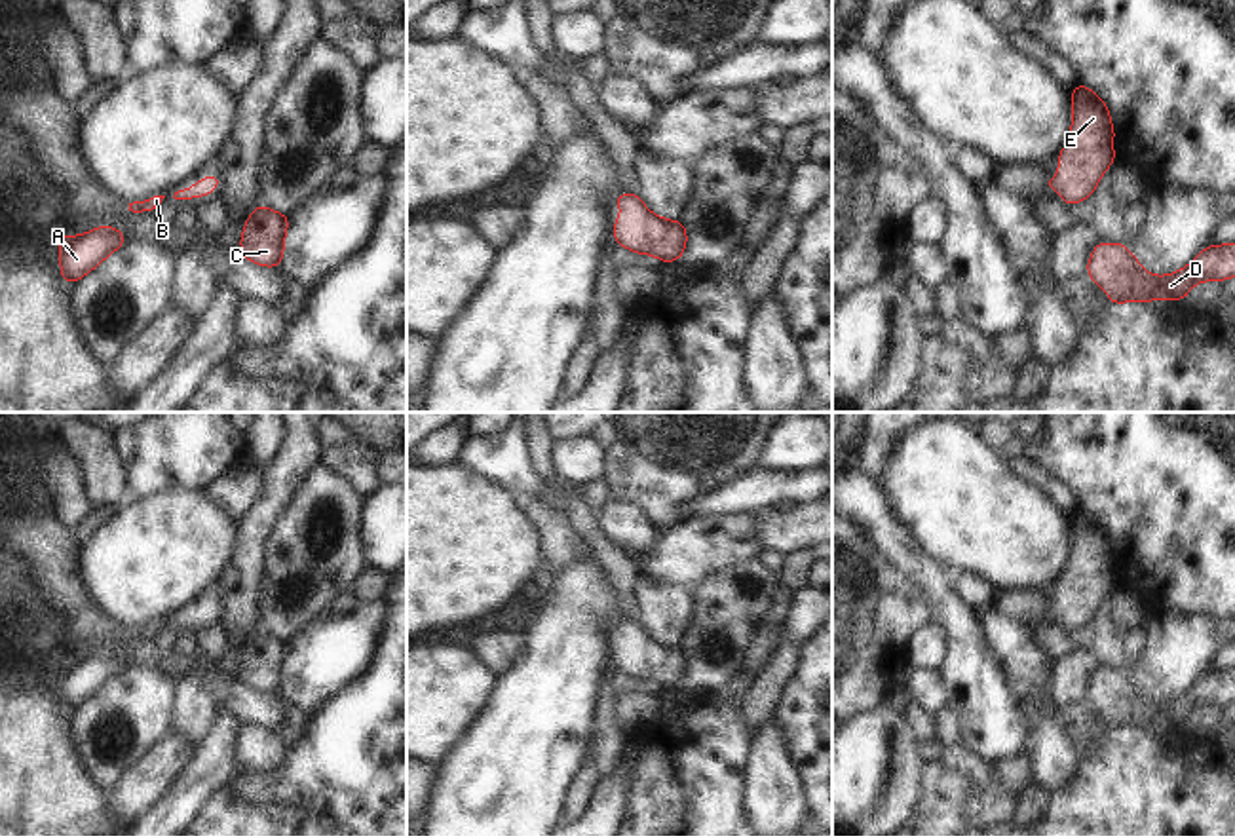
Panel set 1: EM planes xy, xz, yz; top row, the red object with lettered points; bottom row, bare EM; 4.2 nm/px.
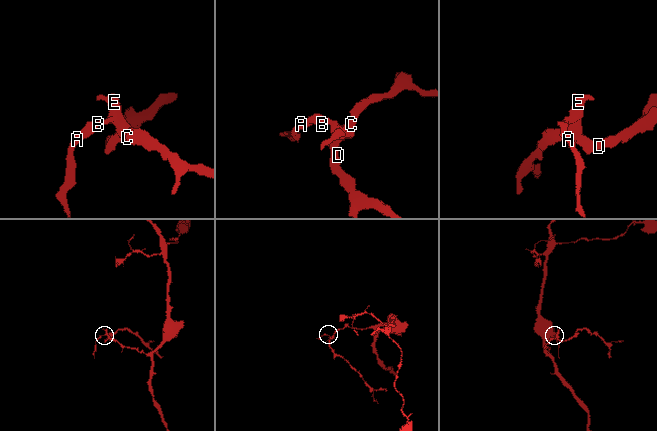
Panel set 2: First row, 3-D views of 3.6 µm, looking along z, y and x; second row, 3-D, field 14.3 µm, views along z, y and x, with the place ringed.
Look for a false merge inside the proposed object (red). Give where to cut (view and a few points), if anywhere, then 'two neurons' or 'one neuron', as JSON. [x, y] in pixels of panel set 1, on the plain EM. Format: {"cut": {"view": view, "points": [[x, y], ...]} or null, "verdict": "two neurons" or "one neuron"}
{"cut": null, "verdict": "one neuron"}

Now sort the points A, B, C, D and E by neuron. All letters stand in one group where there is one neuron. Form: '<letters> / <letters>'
A B C D E

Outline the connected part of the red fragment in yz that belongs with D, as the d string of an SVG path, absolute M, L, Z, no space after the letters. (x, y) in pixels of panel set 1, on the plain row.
M1100 667L1089 684L1087 701L1108 718L1112 730L1157 724L1180 728L1201 707L1235 703L1235 669L1212 669L1184 695L1170 701L1151 701L1123 669Z

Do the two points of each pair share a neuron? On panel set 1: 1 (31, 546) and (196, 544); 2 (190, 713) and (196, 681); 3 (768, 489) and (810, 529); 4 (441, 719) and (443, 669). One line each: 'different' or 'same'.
1: different
2: same
3: different
4: same

